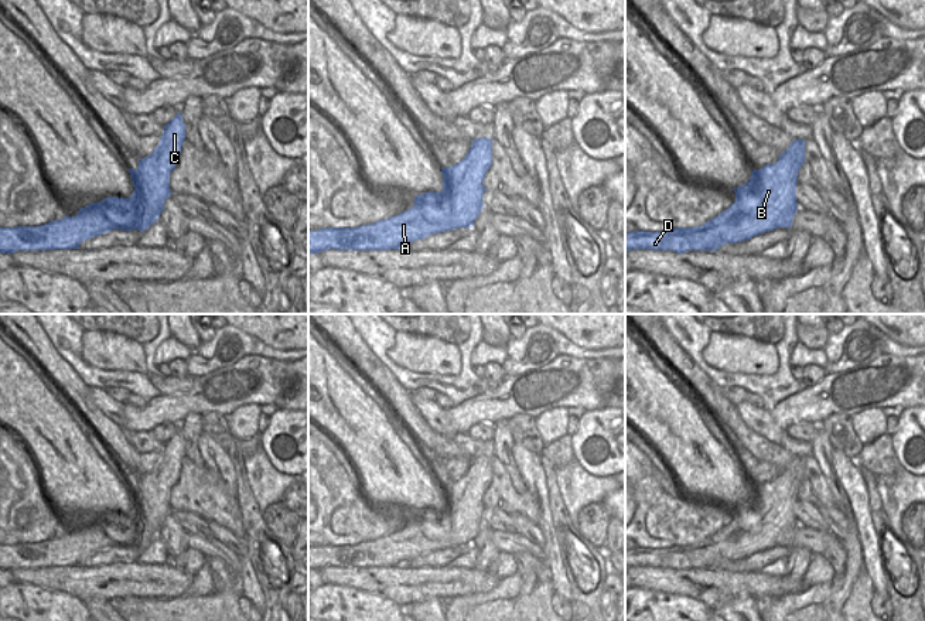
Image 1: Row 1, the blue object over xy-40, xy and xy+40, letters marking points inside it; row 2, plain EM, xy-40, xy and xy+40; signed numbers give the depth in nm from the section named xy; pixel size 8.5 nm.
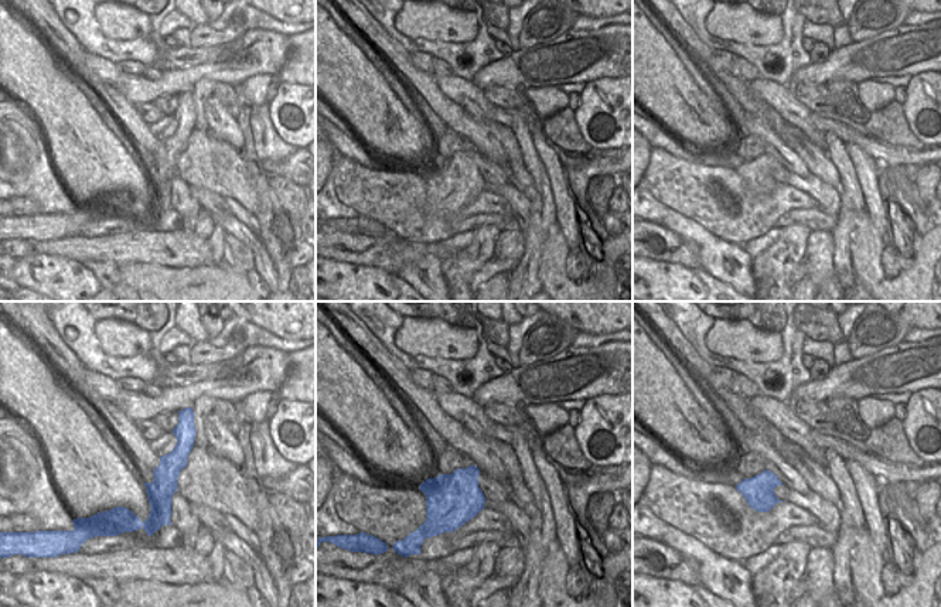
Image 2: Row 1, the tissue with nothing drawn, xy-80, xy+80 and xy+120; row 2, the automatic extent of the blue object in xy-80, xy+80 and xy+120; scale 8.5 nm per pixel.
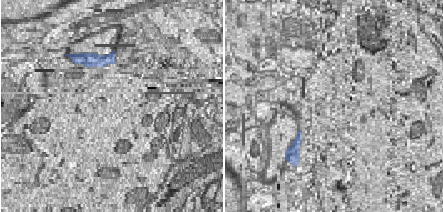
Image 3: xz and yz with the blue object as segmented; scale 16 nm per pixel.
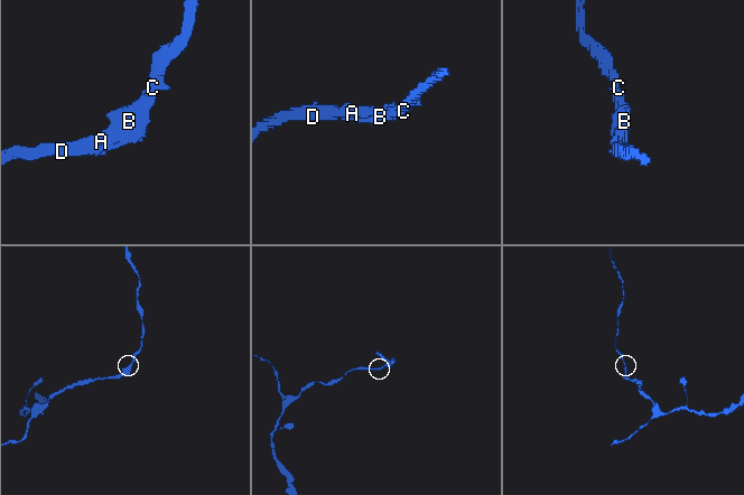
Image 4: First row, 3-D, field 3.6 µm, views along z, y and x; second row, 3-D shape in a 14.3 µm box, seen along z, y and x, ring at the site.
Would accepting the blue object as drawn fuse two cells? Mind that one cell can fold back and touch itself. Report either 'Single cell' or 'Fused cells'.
Single cell.

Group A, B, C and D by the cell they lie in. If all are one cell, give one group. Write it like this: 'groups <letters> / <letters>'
groups A B C D

